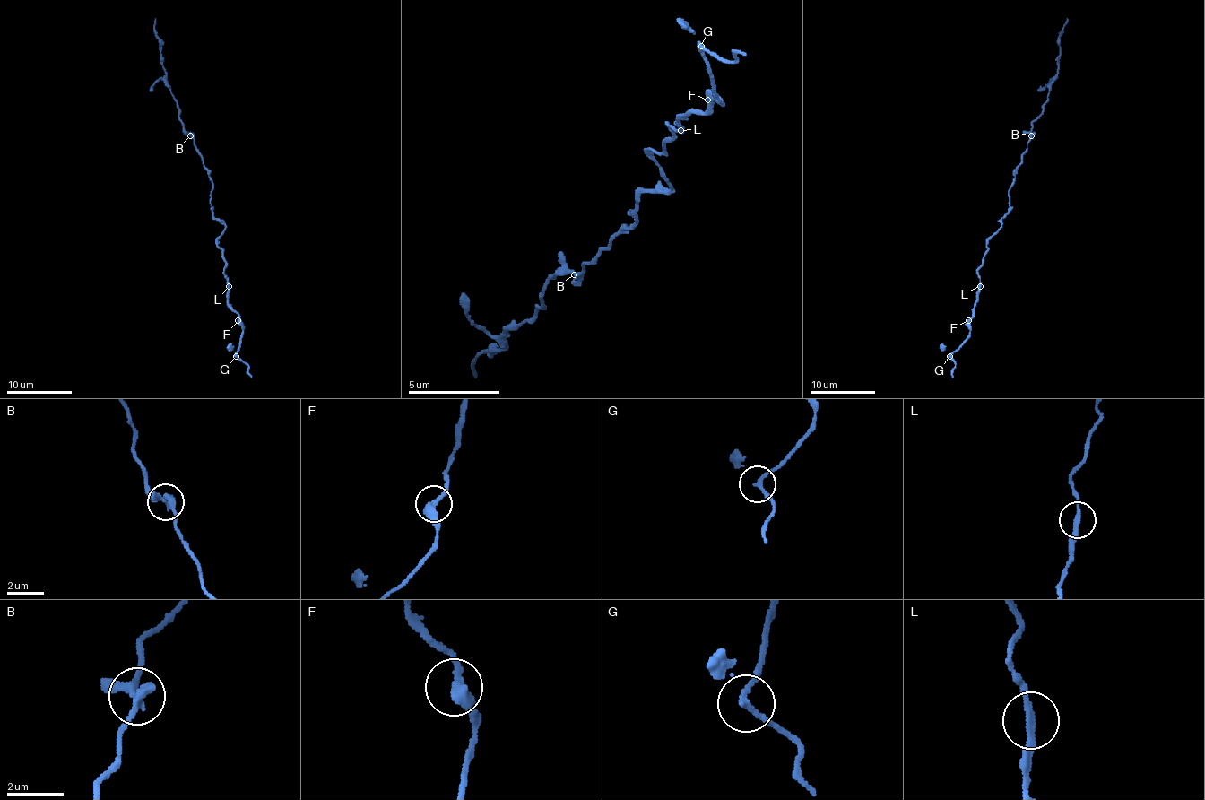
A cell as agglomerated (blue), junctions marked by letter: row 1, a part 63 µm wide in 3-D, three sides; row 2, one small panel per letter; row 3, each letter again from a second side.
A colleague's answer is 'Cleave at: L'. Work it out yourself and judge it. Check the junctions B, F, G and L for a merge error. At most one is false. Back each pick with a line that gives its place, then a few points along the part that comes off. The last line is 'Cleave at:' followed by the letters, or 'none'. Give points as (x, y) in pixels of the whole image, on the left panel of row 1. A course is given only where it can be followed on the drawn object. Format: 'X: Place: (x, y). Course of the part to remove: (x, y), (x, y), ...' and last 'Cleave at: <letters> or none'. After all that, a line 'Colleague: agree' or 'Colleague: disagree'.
Cleave at: none
Colleague: disagree

